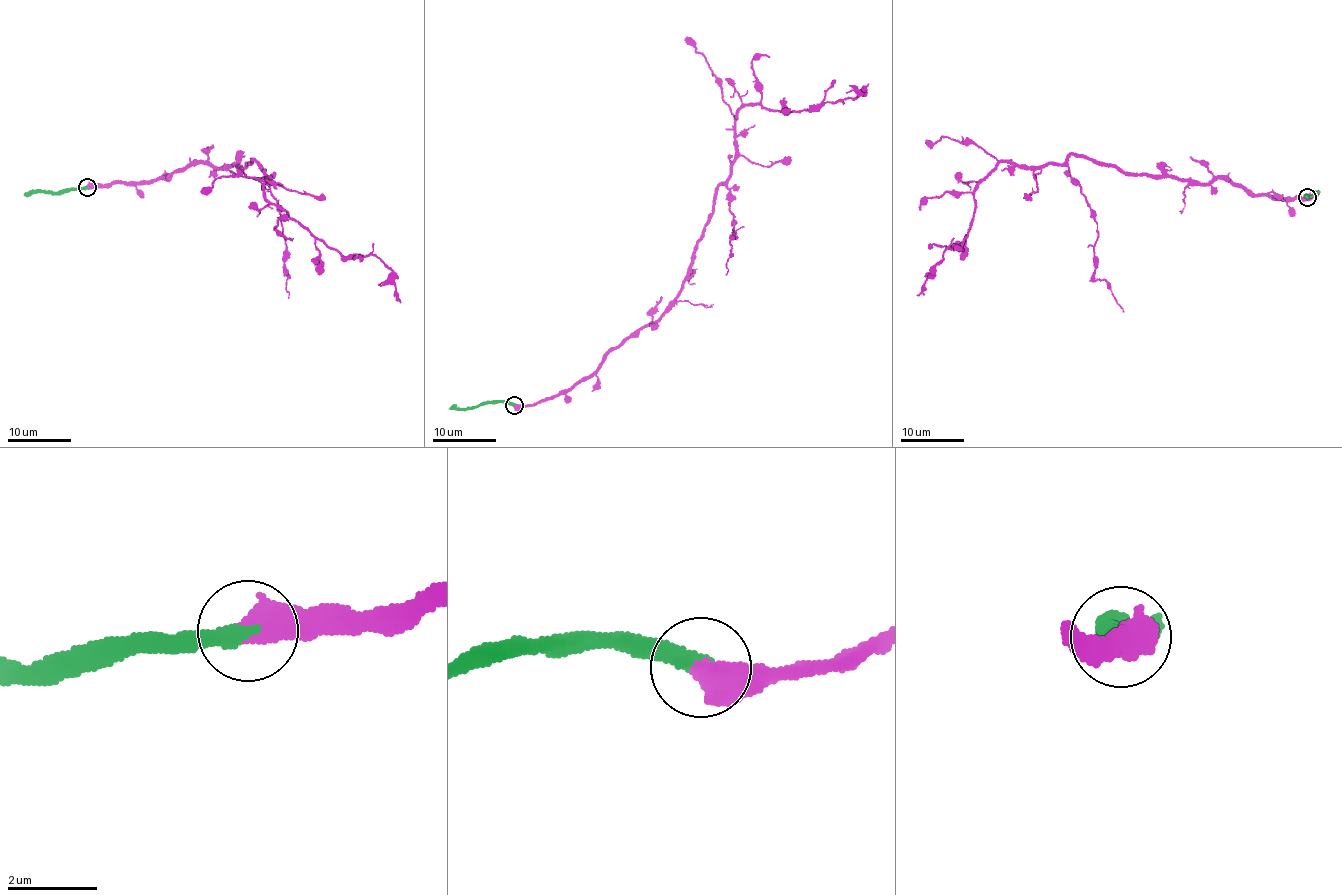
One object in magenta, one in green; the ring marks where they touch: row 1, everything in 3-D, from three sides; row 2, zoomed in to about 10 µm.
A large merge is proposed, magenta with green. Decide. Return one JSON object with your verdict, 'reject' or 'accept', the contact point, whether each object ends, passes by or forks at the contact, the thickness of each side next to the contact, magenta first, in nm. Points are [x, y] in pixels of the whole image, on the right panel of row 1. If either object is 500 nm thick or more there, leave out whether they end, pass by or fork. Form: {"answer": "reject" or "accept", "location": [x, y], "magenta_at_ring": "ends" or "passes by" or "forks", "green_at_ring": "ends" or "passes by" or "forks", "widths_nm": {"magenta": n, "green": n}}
{"answer": "accept", "location": [1307, 197], "widths_nm": {"magenta": 650, "green": 360}}

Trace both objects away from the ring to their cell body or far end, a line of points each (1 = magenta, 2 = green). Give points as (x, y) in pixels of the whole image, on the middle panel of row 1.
1: (513, 405), (571, 390), (661, 317), (727, 180), (735, 114), (747, 105), (807, 110), (854, 99), (868, 84)
2: (513, 405), (489, 401), (475, 406), (449, 408)

